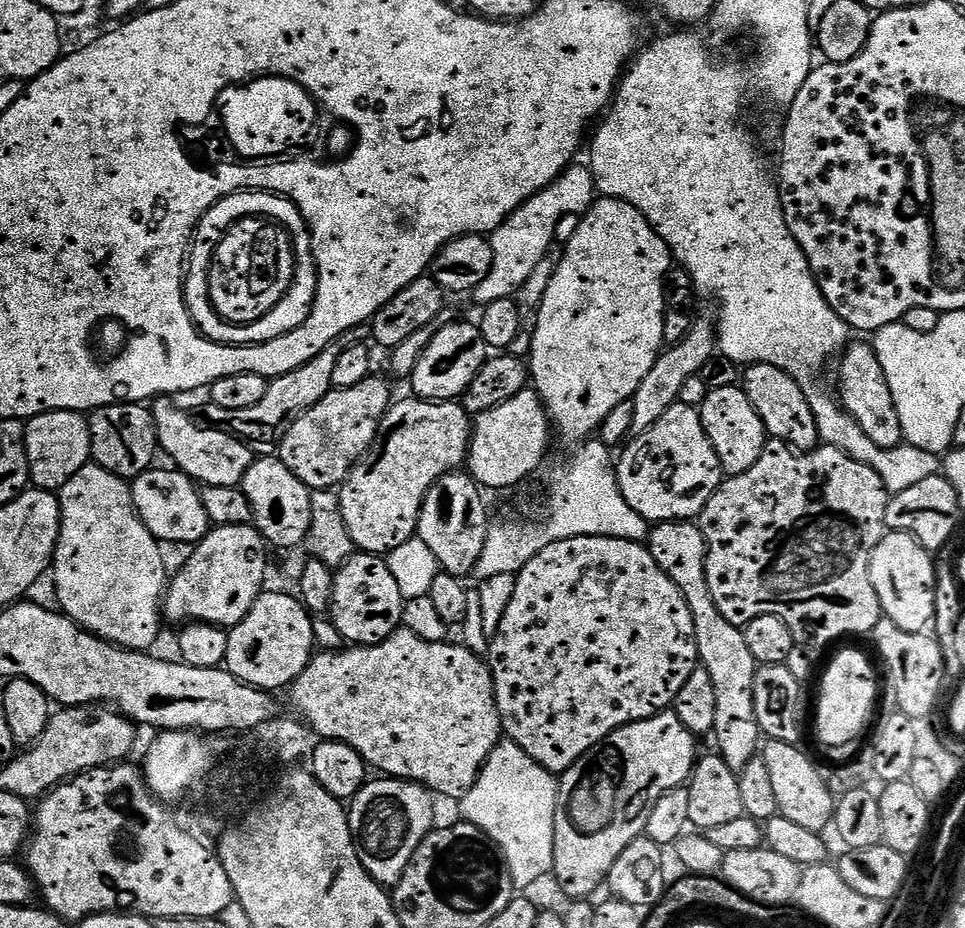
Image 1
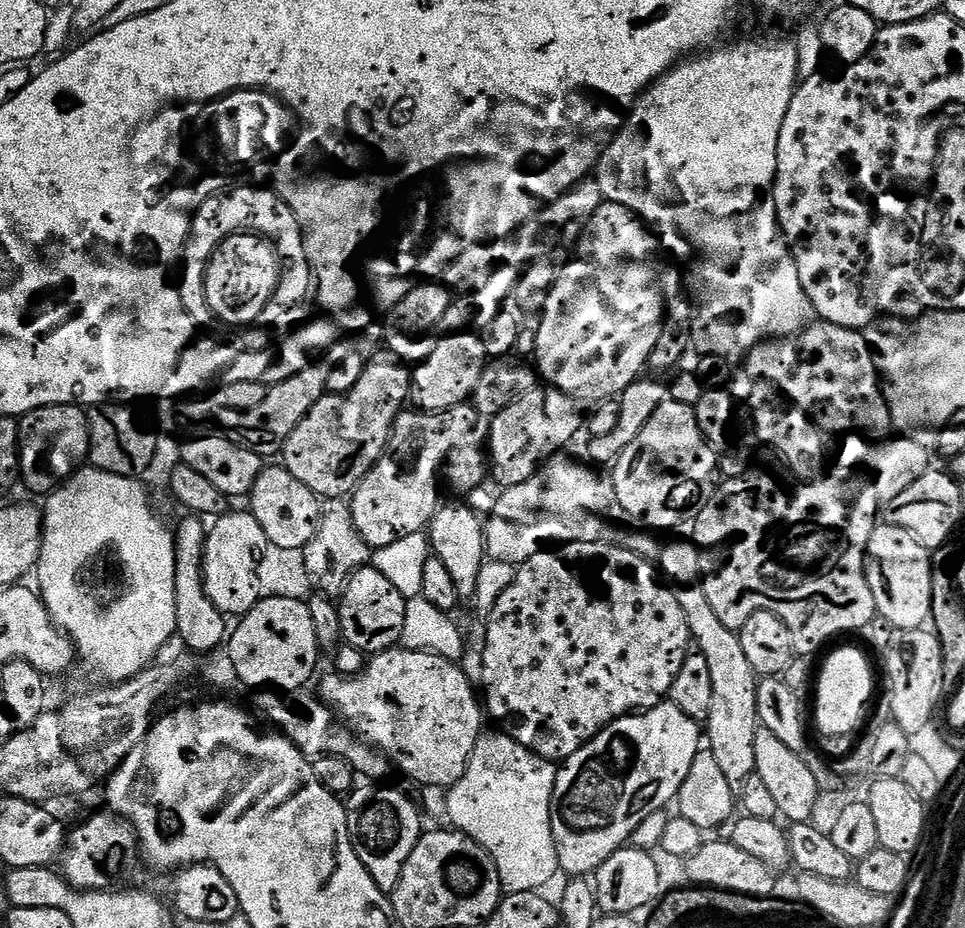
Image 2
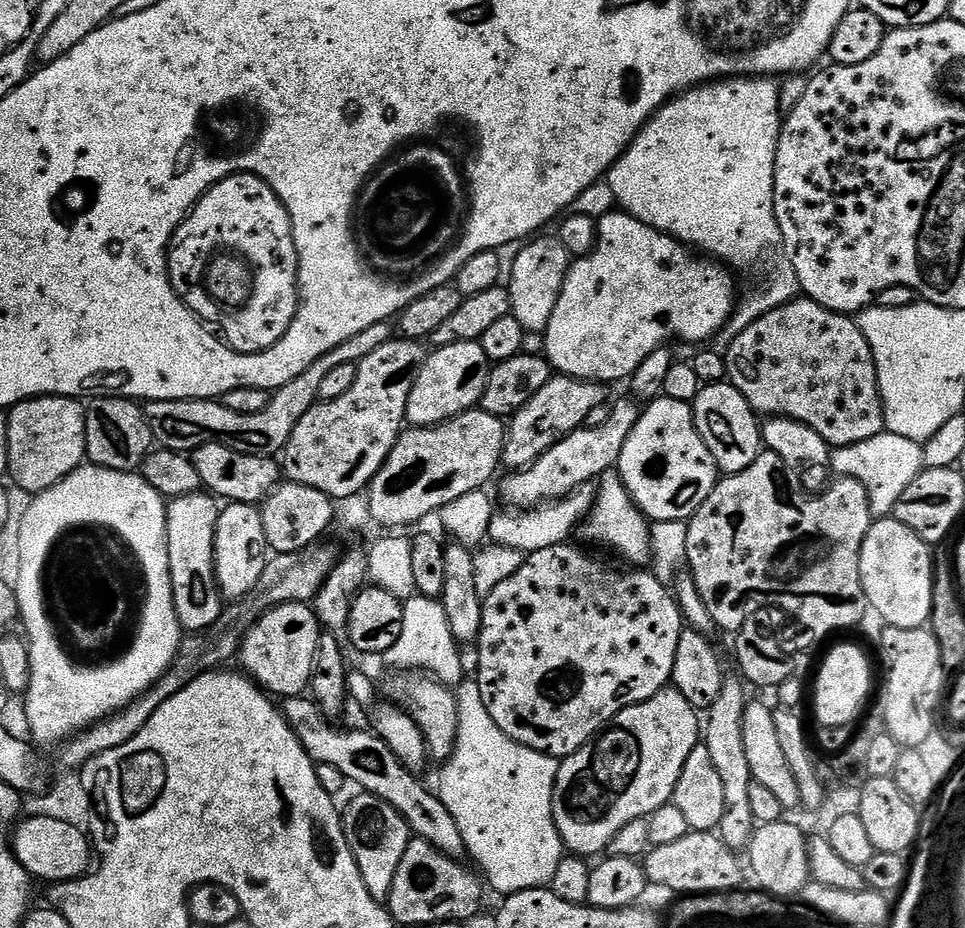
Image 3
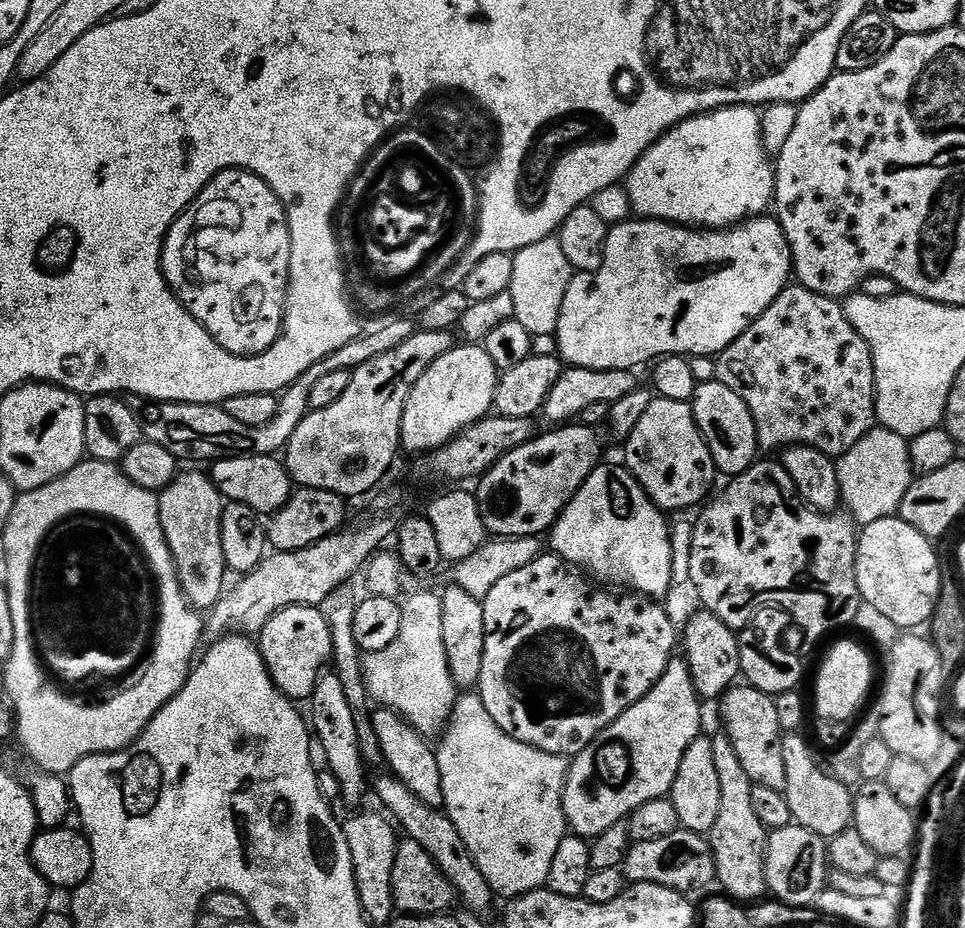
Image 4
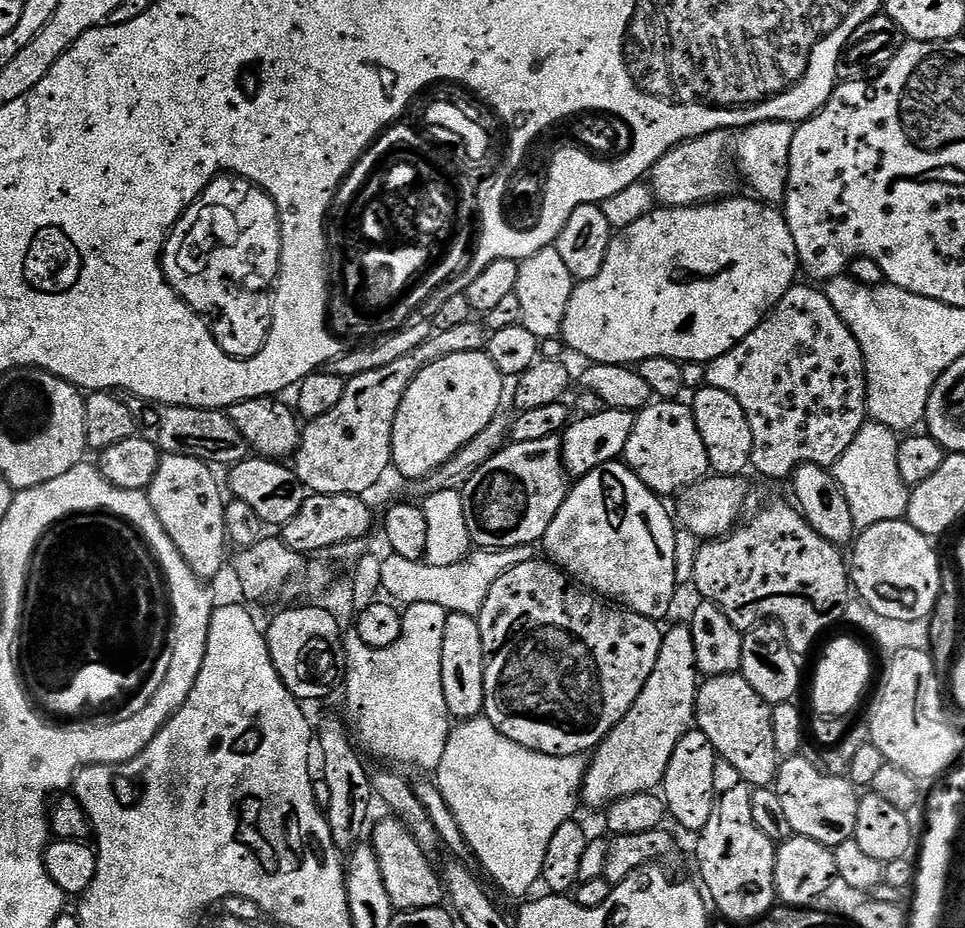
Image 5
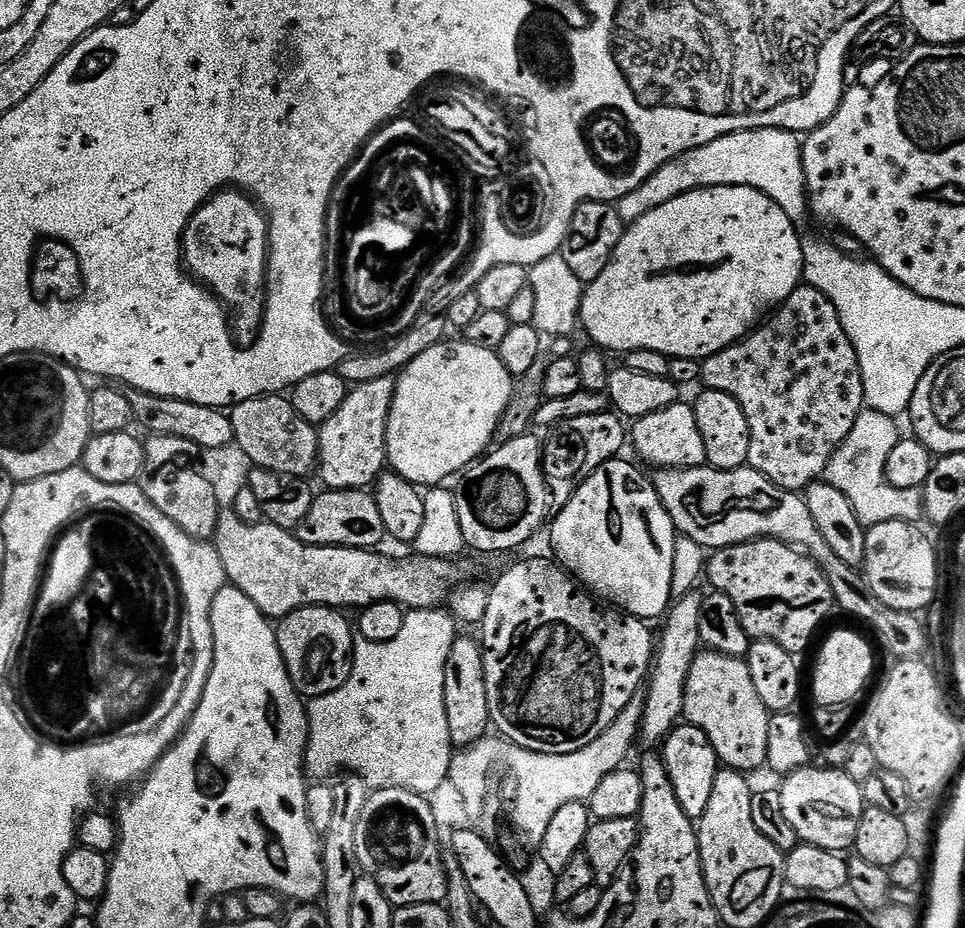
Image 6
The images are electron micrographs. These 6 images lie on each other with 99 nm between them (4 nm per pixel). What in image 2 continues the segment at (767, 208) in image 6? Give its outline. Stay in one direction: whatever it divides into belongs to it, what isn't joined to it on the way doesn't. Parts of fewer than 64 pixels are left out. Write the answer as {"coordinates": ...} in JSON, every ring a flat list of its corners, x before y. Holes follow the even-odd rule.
{"coordinates":[[605,203,598,206,598,210,594,210,594,214,584,224,584,232,580,235,580,243,578,245,580,257,572,260,564,269,561,270,560,276,555,277,551,292,539,317,540,324,536,328,537,332,537,350,534,355,535,363,538,365,538,372,541,377,544,376,551,387,562,390,568,396,576,397,577,401,592,400,591,402,599,402,601,400,611,400,619,397,633,384,636,380,641,379,642,373,648,368,648,359,654,350,654,342,658,342,658,334,660,333,660,325,666,319,666,295,664,296,664,264,660,261,662,247,660,240,657,239,656,233,649,227,647,223,640,219,635,212,632,212,626,206,621,204]]}

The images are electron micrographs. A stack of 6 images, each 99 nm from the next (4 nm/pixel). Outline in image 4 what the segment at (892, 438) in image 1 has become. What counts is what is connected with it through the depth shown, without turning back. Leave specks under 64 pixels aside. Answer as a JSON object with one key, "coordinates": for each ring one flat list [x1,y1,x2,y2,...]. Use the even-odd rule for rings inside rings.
{"coordinates":[[799,286,784,288,766,314,755,320,715,361,716,379,730,386,730,390,746,402,754,418,757,445,768,451,765,453,776,454,796,444,805,444,839,458,877,427,872,351,862,334,850,326,839,299,814,294]]}

